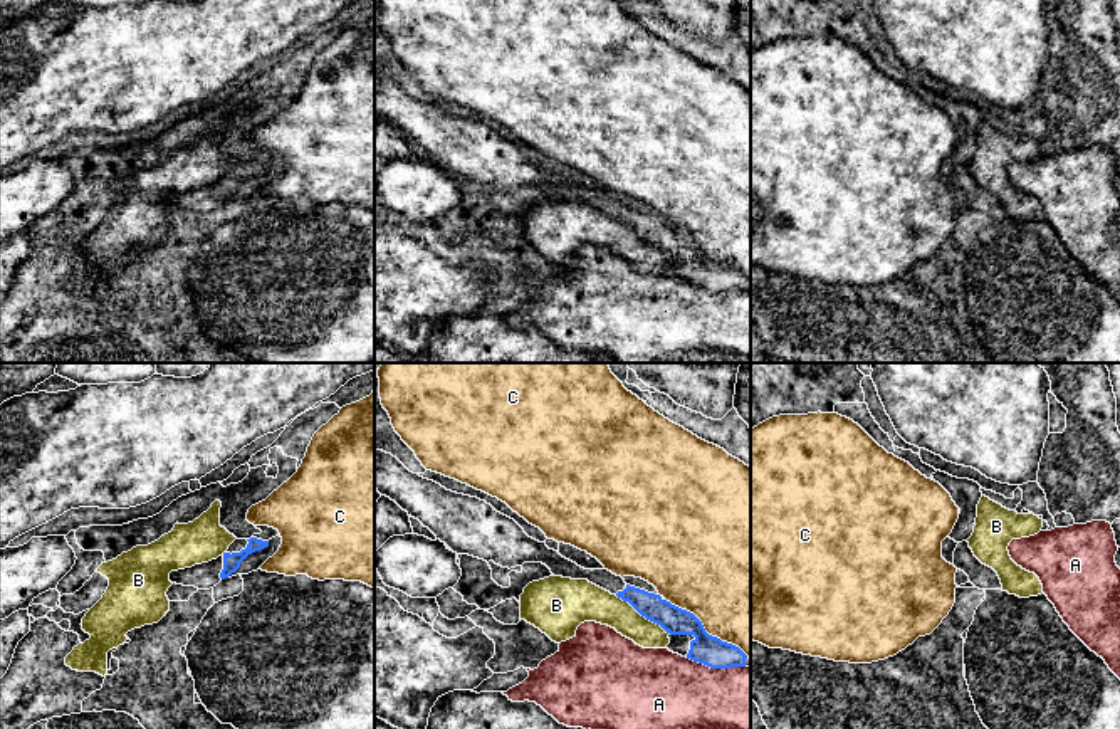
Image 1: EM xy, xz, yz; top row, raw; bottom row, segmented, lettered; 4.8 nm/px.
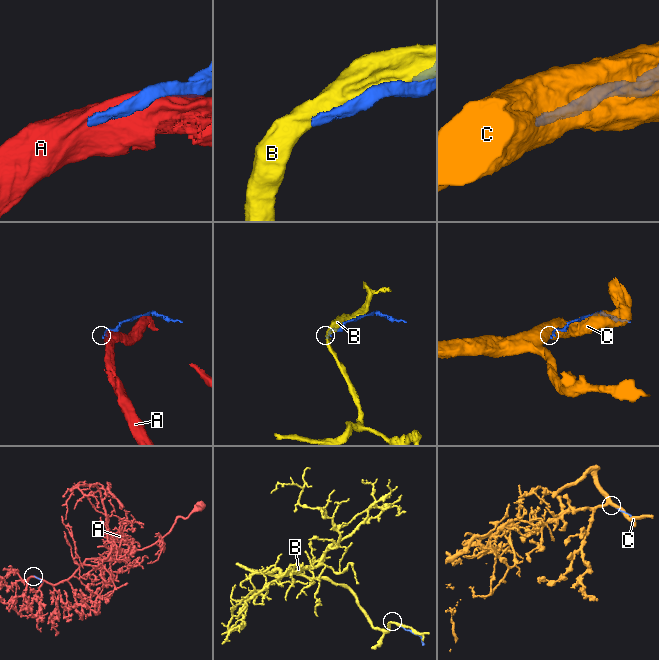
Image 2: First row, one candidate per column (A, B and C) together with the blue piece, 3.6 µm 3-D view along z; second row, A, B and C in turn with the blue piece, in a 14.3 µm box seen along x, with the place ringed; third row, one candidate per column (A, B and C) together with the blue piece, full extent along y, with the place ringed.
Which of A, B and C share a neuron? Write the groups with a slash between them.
A / B / C

